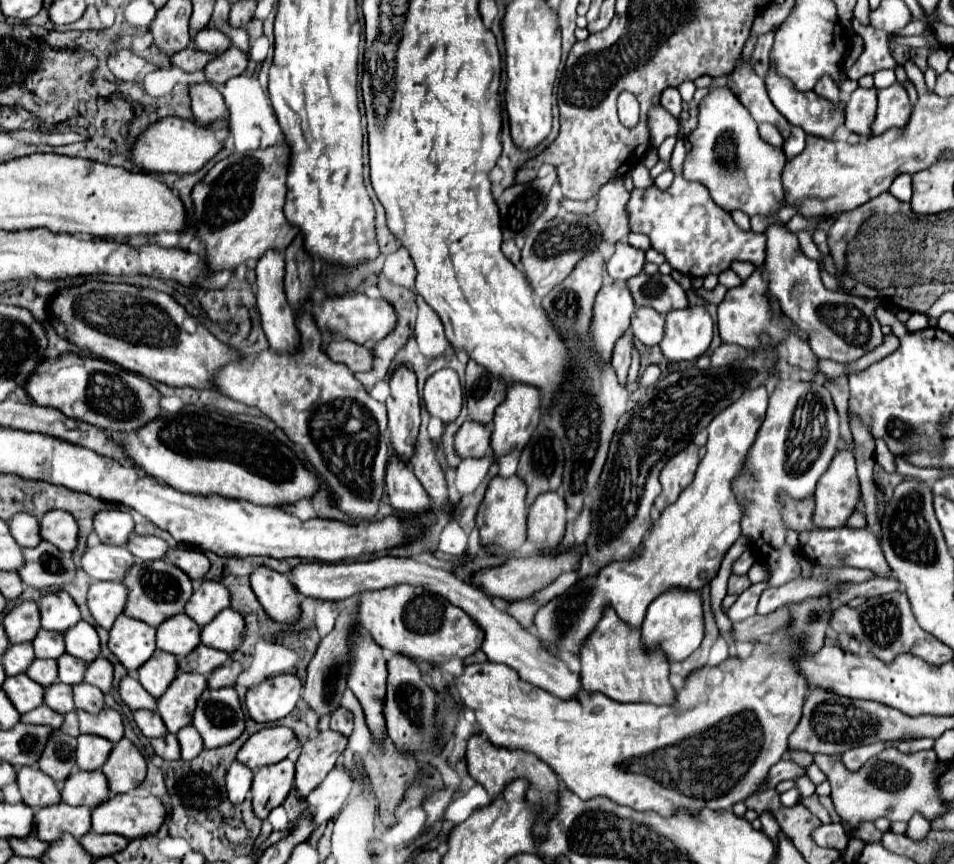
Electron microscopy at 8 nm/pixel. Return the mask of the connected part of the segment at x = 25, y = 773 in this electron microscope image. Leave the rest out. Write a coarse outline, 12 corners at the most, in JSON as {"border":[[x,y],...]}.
{"border":[[21,768],[23,802],[45,808],[61,802],[59,788],[39,768]]}

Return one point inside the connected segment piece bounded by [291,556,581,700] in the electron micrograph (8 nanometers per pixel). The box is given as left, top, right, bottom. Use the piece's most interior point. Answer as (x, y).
(506, 642)

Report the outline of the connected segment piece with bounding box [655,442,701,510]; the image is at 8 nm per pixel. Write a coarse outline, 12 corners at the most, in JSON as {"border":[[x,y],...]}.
{"border":[[691,442],[665,464],[663,490],[655,500],[663,510],[691,484],[701,448]]}

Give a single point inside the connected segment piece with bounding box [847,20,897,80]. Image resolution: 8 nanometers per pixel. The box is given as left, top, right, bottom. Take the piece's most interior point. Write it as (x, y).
(876, 55)

